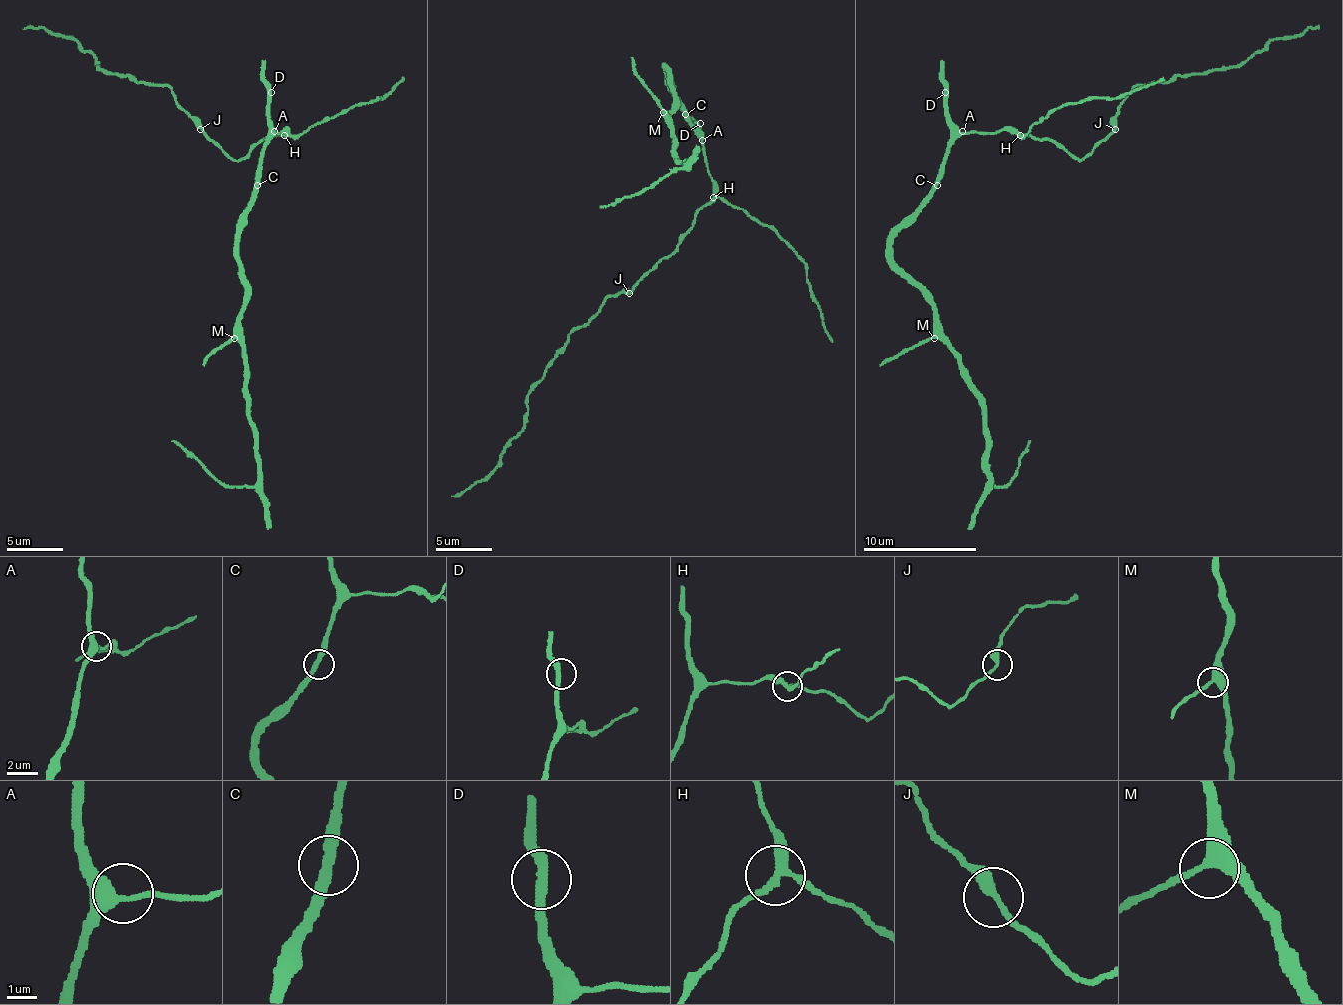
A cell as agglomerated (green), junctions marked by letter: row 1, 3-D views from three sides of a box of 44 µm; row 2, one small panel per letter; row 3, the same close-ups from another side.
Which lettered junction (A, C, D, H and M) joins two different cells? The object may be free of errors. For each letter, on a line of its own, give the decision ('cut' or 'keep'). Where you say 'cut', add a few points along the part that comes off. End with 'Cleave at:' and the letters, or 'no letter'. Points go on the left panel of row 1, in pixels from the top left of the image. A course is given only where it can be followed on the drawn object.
A: keep
C: keep
D: keep
H: keep
M: keep
Cleave at: no letter

